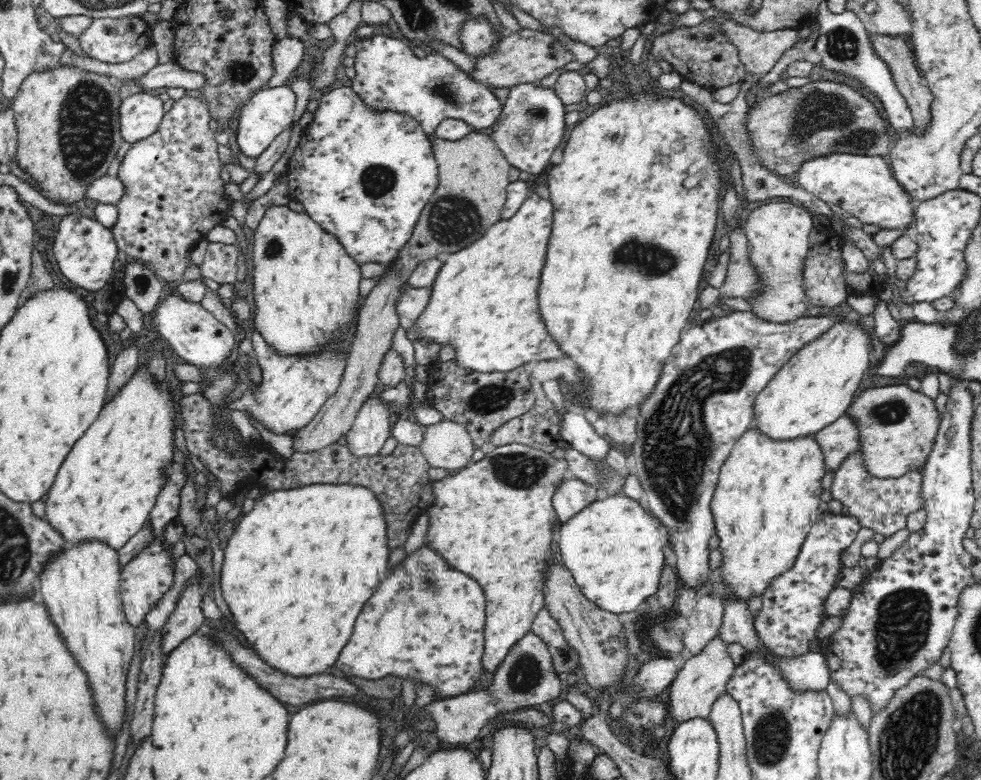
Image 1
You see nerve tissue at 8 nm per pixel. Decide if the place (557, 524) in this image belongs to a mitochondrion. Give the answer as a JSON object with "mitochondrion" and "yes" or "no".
{"mitochondrion":"no"}

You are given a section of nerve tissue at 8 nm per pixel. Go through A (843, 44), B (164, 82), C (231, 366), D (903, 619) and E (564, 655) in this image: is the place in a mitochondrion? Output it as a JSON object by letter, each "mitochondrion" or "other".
{"A":"mitochondrion","B":"other","C":"other","D":"mitochondrion","E":"mitochondrion"}

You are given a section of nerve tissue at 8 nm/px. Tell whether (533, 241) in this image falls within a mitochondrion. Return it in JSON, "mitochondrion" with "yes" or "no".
{"mitochondrion":"no"}

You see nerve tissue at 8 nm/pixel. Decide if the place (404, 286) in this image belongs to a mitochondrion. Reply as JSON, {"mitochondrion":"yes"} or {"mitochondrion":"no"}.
{"mitochondrion":"no"}

